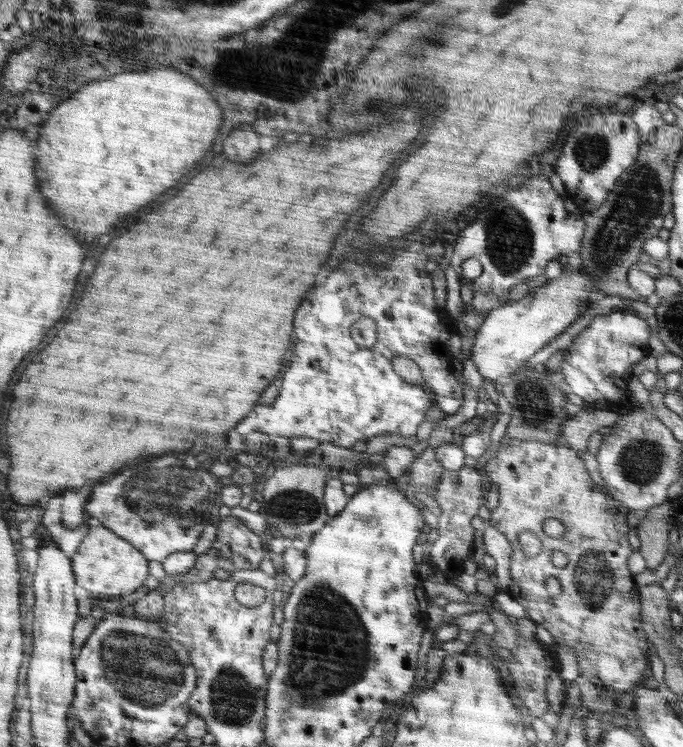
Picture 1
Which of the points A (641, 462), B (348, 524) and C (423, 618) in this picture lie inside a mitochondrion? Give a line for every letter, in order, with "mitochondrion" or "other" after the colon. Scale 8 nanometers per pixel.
A: mitochondrion
B: other
C: other

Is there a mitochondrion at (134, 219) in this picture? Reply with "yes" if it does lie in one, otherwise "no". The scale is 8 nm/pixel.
no

